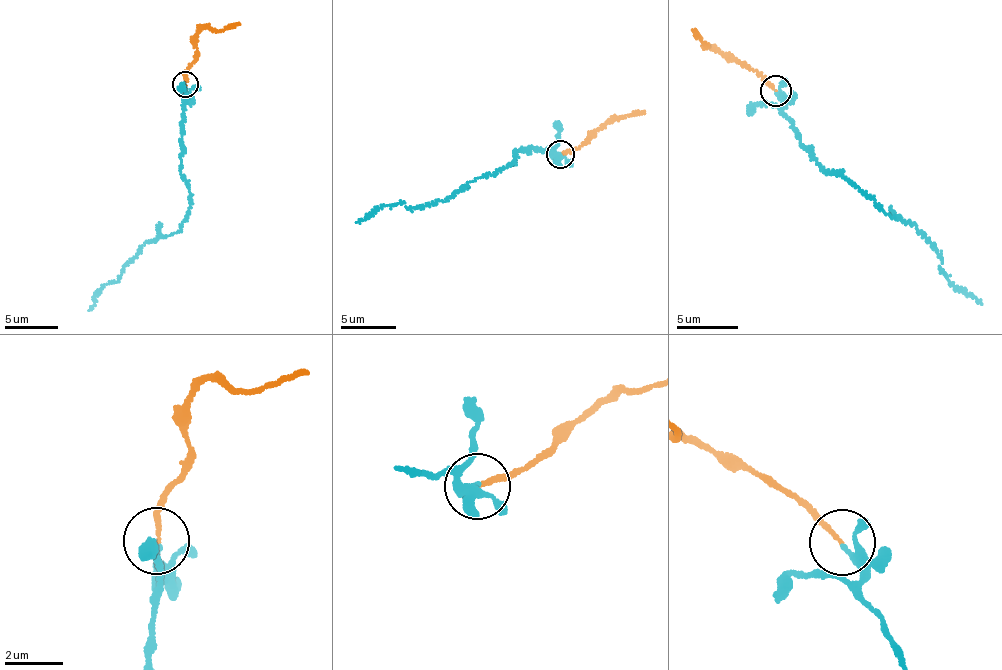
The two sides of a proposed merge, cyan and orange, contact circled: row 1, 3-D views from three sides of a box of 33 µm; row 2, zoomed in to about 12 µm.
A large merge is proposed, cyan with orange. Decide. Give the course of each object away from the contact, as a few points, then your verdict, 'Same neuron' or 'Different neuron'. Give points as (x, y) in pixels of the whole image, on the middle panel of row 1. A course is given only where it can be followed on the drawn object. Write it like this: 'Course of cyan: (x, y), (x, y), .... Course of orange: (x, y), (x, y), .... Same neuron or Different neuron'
Course of cyan: (560, 154), (549, 147), (520, 149), (511, 165), (437, 201), (410, 209), (384, 206), (356, 222). Course of orange: (560, 154), (573, 150), (606, 122), (644, 111). Same neuron

